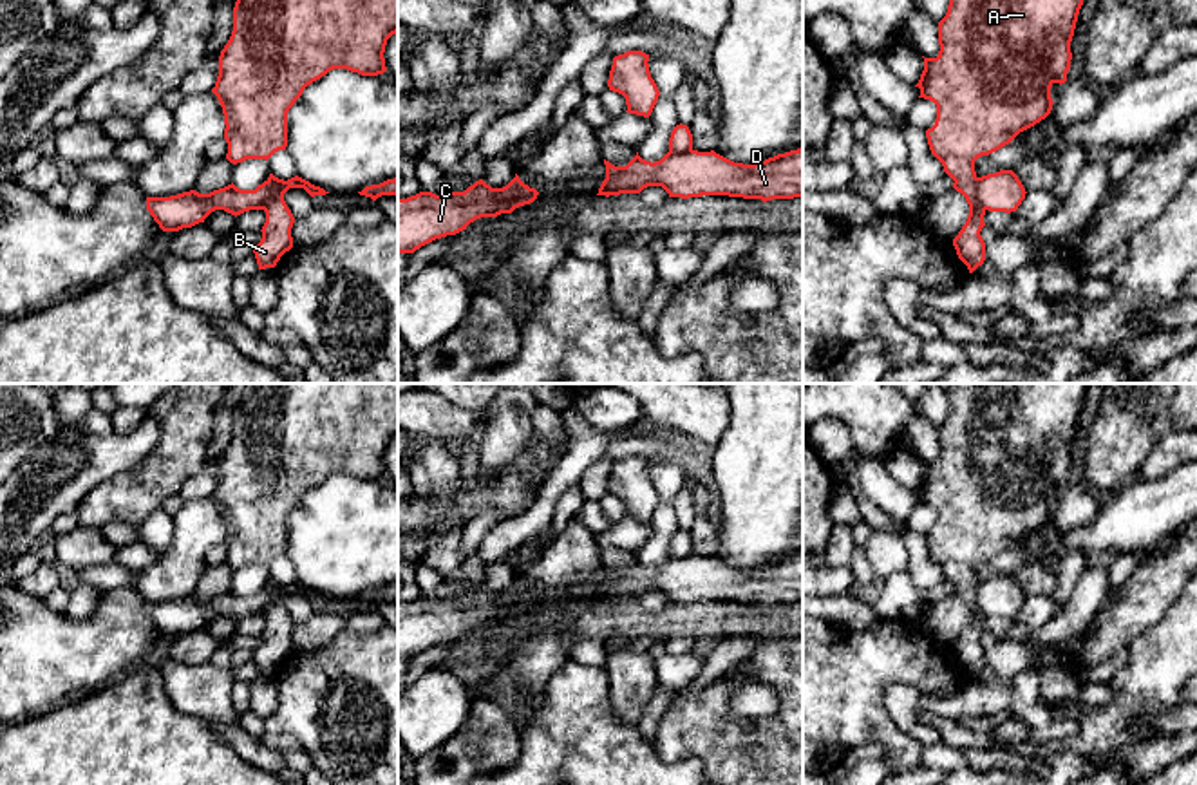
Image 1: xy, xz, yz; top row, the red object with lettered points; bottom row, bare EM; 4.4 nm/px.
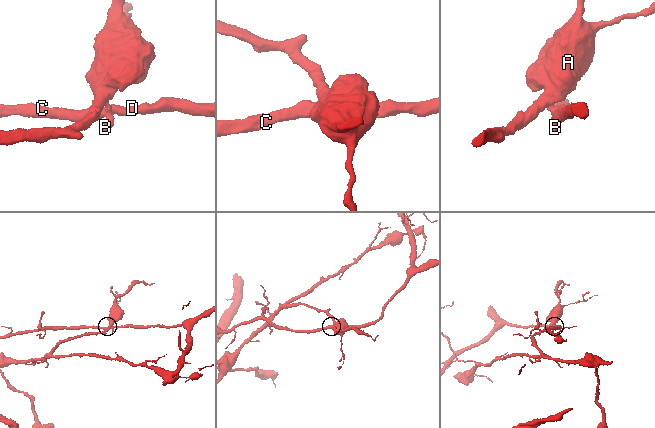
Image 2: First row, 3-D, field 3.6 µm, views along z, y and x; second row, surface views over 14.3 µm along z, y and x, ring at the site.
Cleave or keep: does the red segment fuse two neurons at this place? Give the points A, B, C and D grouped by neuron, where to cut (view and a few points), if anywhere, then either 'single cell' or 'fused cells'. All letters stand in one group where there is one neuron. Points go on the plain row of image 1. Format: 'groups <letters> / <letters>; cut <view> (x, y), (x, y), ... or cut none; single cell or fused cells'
groups A B / C D; cut yz (977, 583), (977, 608), (984, 615); fused cells

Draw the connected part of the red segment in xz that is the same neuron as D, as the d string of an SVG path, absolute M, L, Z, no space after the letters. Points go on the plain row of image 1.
M803 553L754 570L734 568L714 555L667 557L660 566L636 561L626 572L604 564L606 584L597 601L640 599L662 591L669 602L729 601L743 604L803 602Z

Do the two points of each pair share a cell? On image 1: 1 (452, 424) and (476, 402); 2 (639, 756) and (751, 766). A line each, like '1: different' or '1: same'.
1: different
2: different

